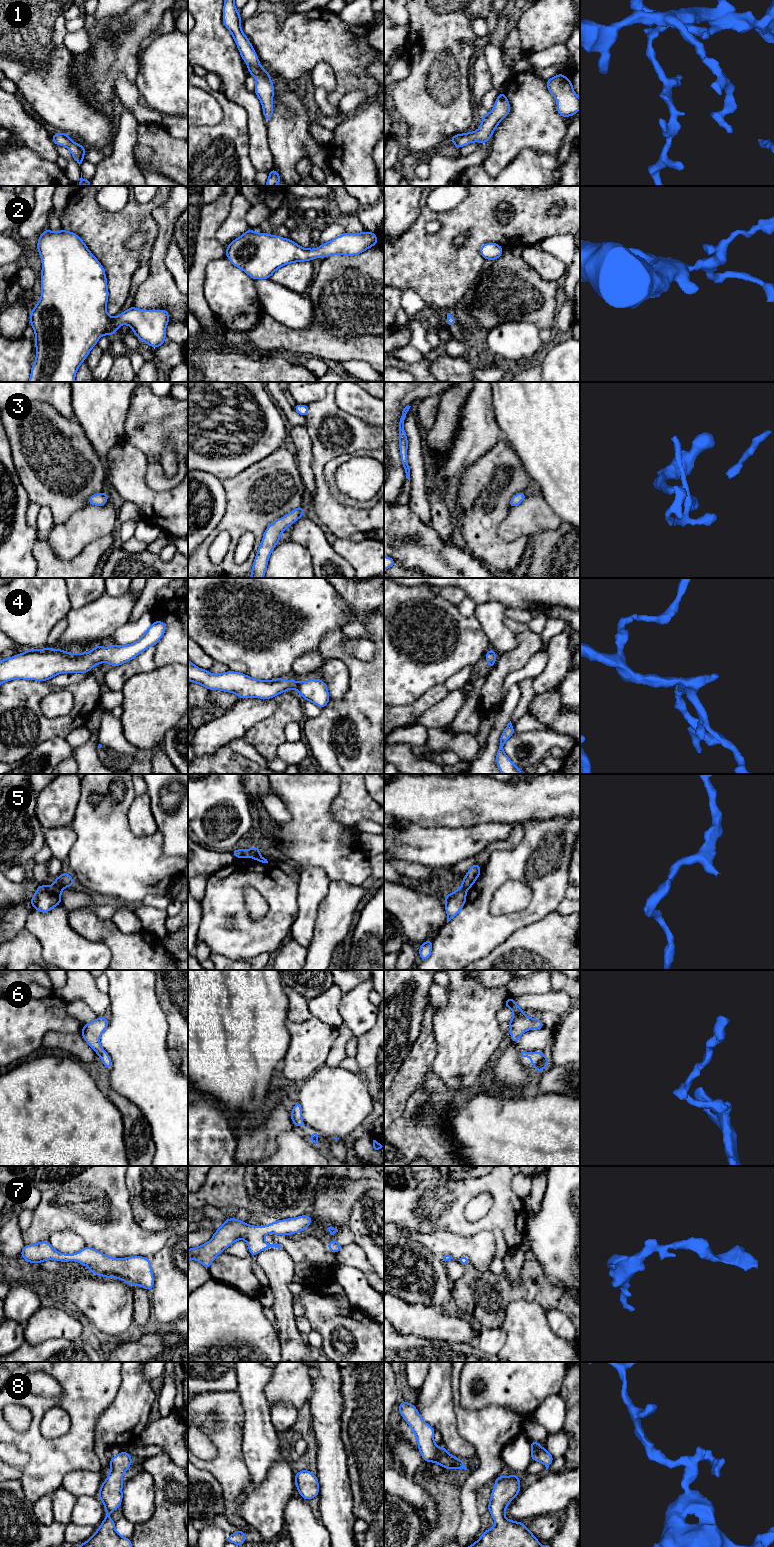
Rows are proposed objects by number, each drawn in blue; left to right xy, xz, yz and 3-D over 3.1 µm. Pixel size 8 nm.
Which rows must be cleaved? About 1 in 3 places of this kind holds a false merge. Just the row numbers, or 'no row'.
5

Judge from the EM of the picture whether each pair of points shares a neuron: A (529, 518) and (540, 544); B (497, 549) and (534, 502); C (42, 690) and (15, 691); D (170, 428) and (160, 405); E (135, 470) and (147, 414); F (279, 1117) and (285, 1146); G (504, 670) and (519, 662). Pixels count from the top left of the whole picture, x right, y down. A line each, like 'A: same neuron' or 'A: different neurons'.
A: different neurons
B: different neurons
C: same neuron
D: same neuron
E: different neurons
F: different neurons
G: same neuron

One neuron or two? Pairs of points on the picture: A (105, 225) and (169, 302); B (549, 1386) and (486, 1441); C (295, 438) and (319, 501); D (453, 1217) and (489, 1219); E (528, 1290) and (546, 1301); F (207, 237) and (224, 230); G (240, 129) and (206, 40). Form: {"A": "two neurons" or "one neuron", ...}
{"A": "two neurons", "B": "two neurons", "C": "two neurons", "D": "one neuron", "E": "one neuron", "F": "two neurons", "G": "two neurons"}

